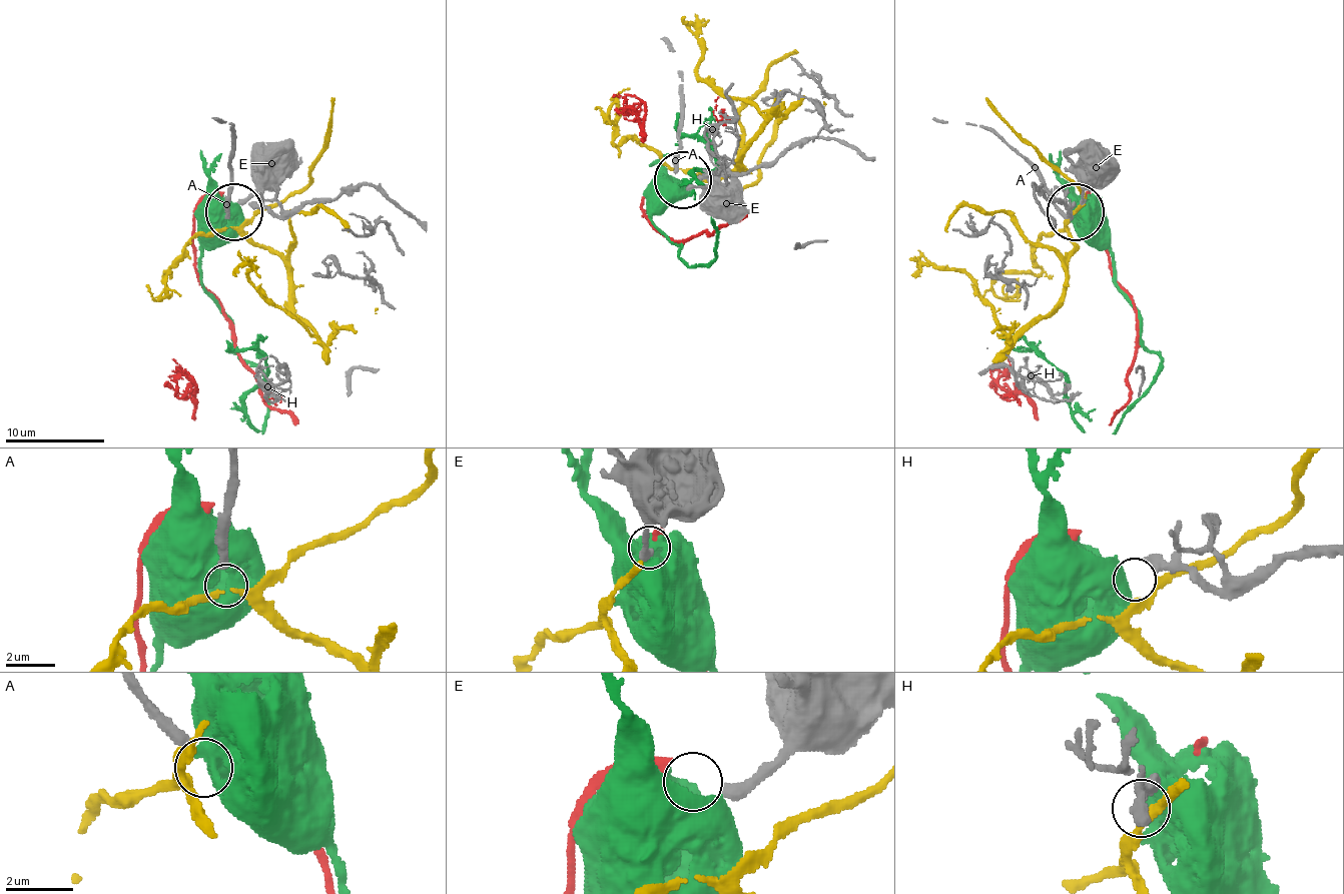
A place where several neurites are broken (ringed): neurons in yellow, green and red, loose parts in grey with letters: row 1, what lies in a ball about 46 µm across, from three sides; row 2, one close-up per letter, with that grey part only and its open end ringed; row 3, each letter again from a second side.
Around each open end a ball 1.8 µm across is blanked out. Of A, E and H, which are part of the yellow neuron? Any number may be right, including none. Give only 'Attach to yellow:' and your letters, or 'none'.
Attach to yellow: none

